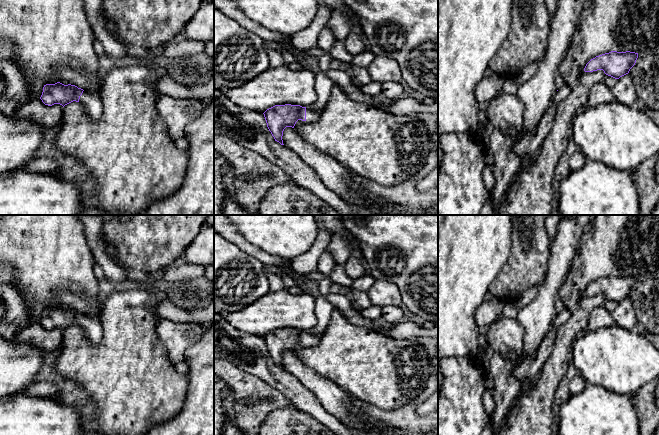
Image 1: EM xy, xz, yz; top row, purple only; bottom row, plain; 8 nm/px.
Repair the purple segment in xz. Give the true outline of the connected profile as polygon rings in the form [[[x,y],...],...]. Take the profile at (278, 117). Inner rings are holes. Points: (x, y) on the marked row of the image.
[[[275,105],[267,109],[263,114],[267,127],[275,141],[283,144],[282,136],[286,127],[294,128],[298,120],[315,121],[320,118],[322,110],[314,107],[302,107],[300,105]]]

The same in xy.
[[[46,84],[40,99],[48,106],[60,104],[64,107],[73,101],[79,102],[92,120],[96,120],[102,114],[102,101],[98,93],[71,84]]]

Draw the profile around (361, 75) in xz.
[[[352,65],[352,70],[354,73],[355,83],[358,86],[367,85],[372,81],[367,68]]]

